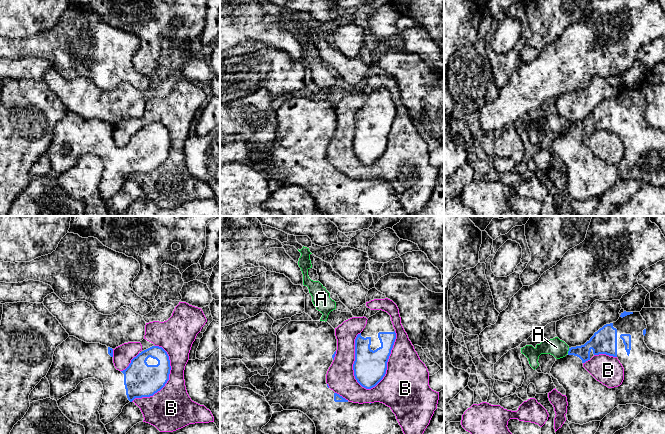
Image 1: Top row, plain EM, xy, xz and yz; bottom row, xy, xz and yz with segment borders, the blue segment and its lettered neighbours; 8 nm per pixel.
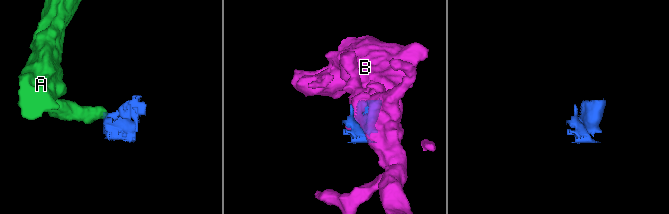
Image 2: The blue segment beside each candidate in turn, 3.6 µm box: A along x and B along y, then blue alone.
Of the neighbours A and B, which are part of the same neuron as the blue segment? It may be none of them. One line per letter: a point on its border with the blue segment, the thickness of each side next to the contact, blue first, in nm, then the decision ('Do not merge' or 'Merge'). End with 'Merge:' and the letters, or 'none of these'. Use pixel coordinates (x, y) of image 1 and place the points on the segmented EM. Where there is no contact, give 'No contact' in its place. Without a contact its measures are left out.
A: Touches blue at yz (568, 351). Thickness 150 nm (blue) against 140 nm. Do not merge
B: Touches blue at xz (386, 365). Thickness 260 nm (blue) against 380 nm. Do not merge
Merge: none of these

